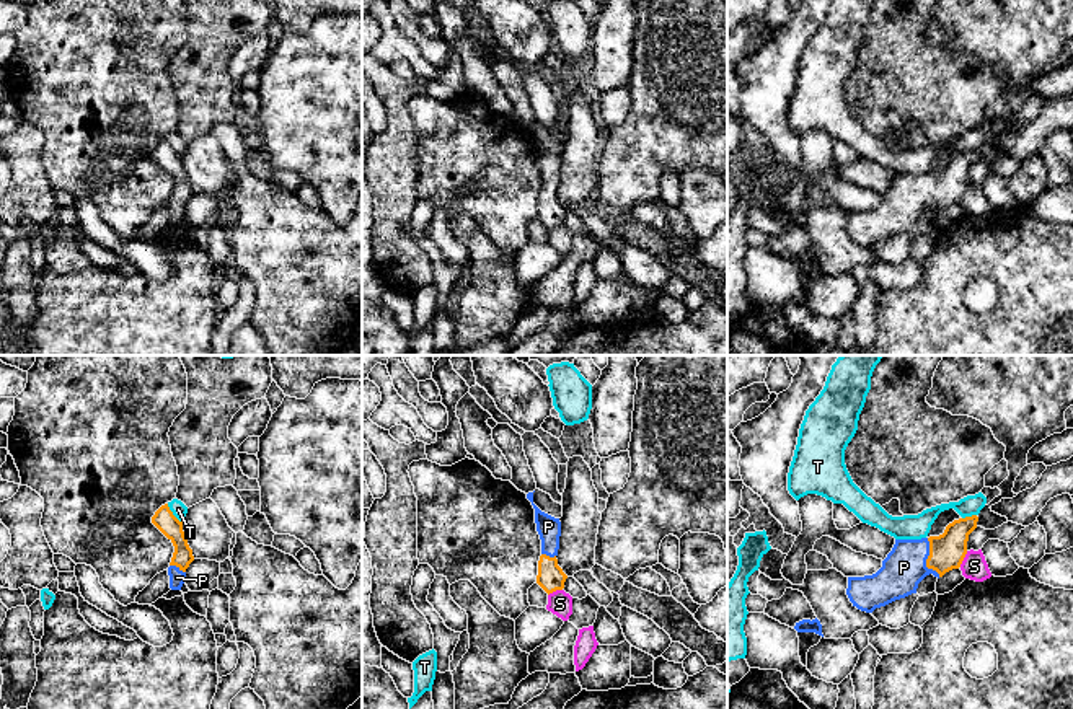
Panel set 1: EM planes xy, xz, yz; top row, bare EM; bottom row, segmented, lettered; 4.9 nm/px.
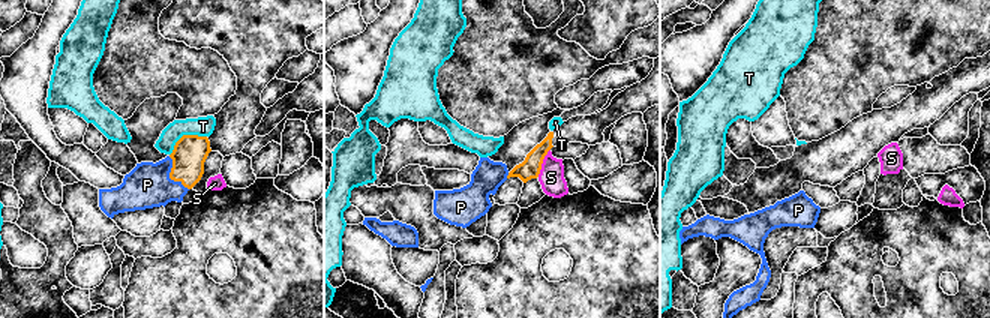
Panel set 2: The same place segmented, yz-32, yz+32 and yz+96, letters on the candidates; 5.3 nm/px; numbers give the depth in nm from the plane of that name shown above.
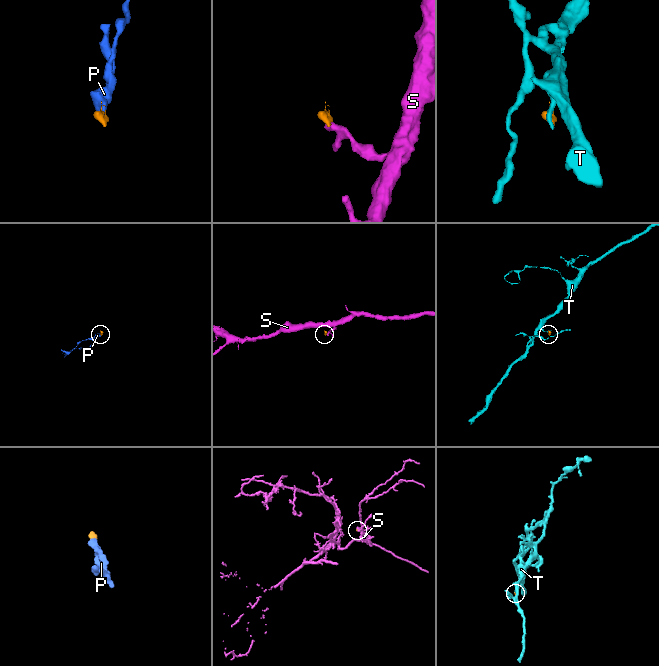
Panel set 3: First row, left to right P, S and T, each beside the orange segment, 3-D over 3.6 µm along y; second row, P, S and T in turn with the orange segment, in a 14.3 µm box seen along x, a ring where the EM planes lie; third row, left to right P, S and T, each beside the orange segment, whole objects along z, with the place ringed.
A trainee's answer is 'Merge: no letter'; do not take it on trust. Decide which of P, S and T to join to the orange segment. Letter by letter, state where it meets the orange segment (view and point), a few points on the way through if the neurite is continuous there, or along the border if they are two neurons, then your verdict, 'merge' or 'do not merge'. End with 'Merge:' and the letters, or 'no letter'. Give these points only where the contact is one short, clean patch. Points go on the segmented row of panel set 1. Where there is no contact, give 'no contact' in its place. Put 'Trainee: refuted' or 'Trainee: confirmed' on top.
Trainee: refuted
P: yz (927, 559) | across yz (946, 551), (927, 559), (912, 559), (904, 568) | merge
S: yz (962, 559) | along yz (967, 551), (959, 566) | do not merge
T: xy (172, 514) | along xy (167, 504), (181, 522) | do not merge
Merge: P

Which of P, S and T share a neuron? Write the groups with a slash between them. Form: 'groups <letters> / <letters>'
groups P / S / T

